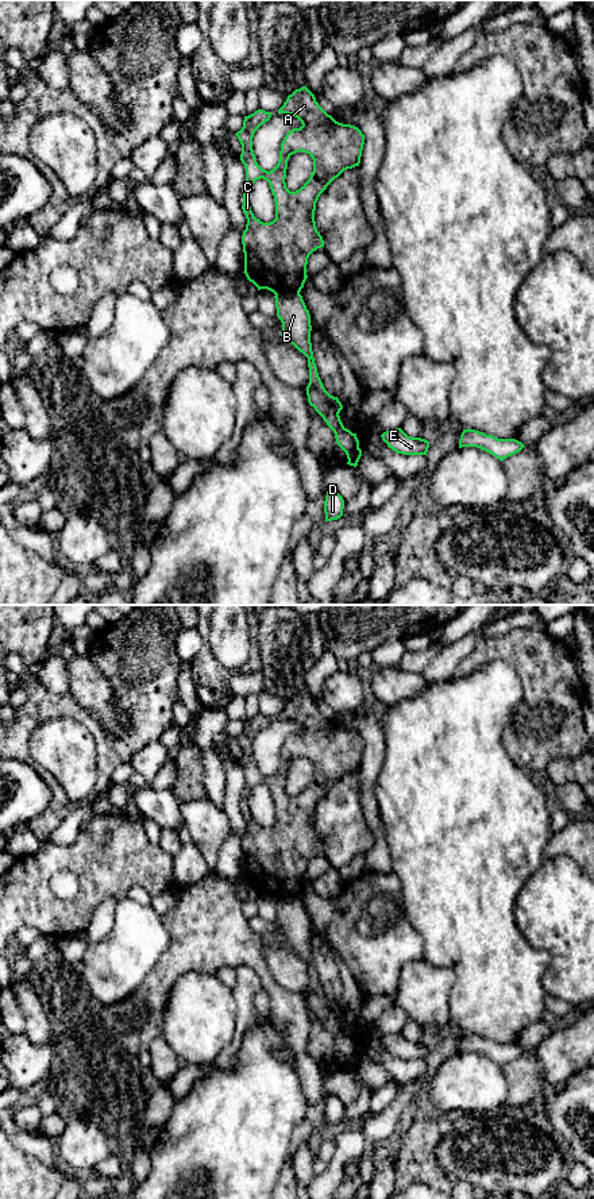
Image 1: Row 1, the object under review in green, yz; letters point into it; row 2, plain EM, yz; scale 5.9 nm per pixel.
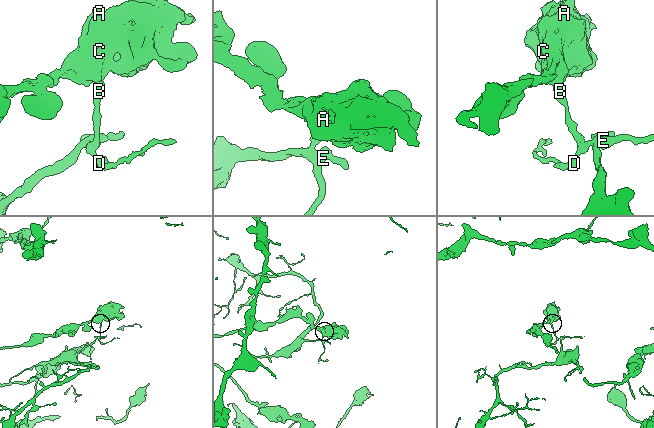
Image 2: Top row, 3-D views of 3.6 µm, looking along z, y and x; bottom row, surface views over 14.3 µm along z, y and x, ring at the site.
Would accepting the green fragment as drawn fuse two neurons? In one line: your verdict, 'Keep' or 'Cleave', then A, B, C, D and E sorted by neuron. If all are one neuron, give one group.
Cleave. Groups: A C / B D E

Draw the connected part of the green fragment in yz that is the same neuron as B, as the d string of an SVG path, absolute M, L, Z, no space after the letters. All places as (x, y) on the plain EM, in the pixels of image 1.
M281 897L274 901L277 921L282 928L282 938L290 949L308 963L309 988L306 991L308 1007L323 1022L333 1036L338 1050L347 1060L347 1069L356 1072L362 1061L356 1038L347 1034L340 1025L342 1007L331 1001L317 978L310 948L310 920L302 905L296 897Z

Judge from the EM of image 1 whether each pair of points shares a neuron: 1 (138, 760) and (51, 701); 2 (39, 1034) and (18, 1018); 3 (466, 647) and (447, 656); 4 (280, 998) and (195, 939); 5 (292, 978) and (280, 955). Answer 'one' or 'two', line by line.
1: two
2: two
3: one
4: one
5: one

